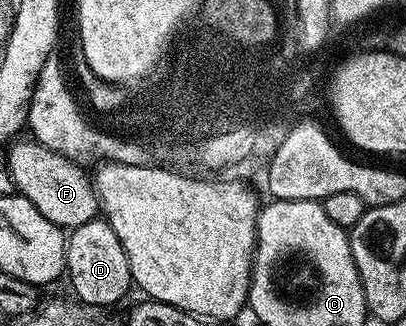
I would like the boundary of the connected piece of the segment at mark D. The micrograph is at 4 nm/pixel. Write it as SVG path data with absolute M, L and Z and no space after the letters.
M96 217L76 228L72 235L67 243L66 270L69 275L71 271L71 283L80 301L91 307L111 307L121 302L133 291L133 280L127 254L111 224Z

